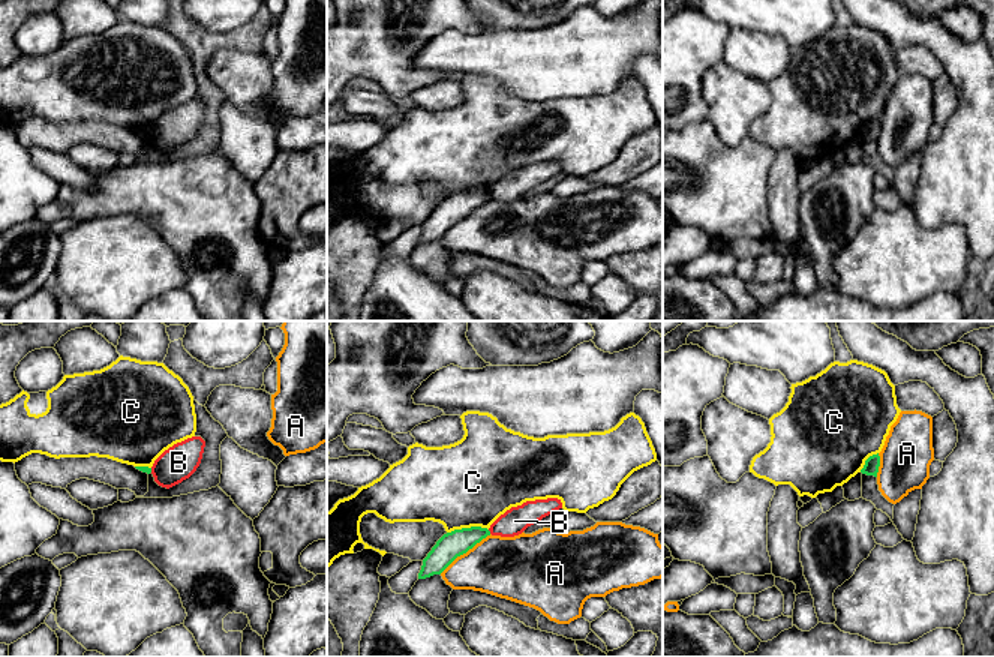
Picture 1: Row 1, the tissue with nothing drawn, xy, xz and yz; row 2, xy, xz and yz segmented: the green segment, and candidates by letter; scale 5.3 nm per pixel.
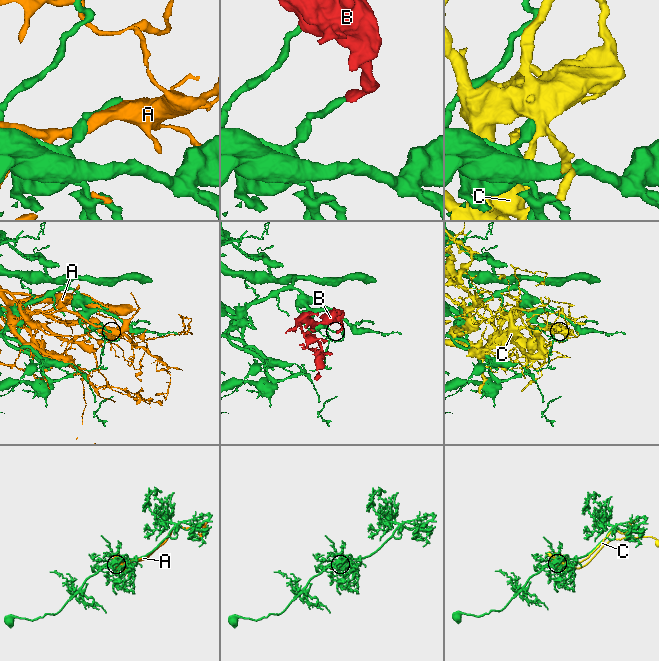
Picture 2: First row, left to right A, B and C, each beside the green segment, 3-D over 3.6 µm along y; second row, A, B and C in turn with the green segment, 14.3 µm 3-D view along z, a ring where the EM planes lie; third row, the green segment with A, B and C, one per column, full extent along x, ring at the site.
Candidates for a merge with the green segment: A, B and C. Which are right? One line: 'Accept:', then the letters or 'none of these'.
Accept: none of these

